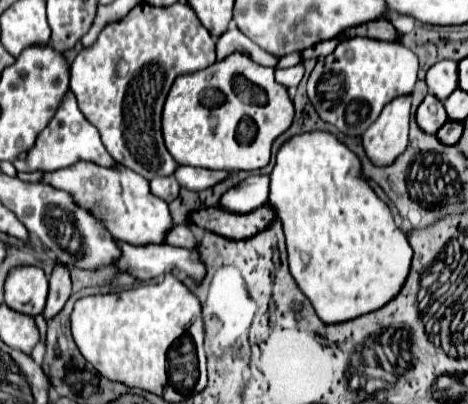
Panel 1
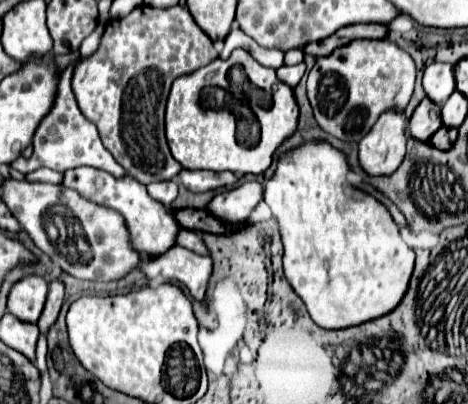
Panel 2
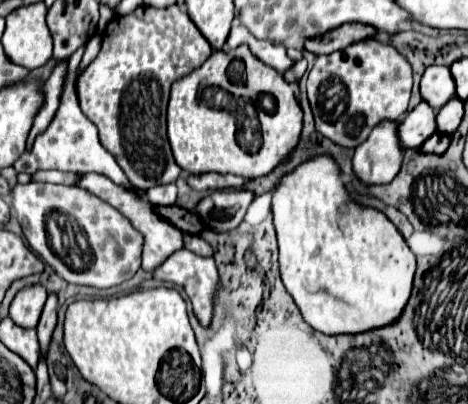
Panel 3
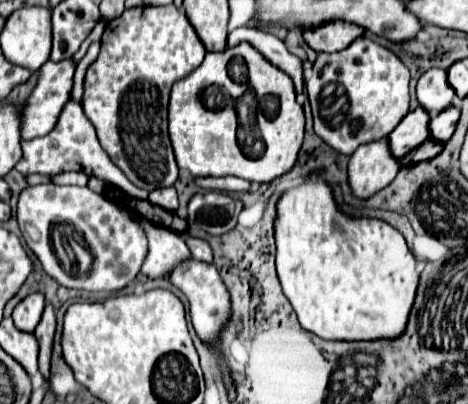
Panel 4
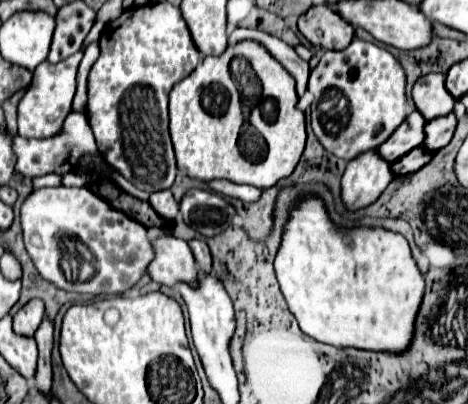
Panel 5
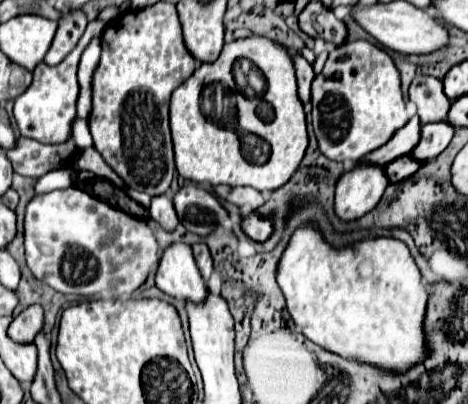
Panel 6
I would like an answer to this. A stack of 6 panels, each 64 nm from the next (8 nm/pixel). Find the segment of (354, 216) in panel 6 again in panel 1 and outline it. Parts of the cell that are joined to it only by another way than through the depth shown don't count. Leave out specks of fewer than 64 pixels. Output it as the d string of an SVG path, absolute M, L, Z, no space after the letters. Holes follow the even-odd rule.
M400 96L384 106L378 120L364 132L362 146L374 166L388 166L396 162L408 144L410 124L410 96Z

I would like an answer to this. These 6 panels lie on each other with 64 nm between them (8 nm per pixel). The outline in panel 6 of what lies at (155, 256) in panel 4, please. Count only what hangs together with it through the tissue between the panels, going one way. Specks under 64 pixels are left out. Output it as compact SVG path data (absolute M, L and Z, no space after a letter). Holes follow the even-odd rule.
M172 244L162 252L156 272L156 286L184 304L202 304L206 300L206 282L202 280L198 266L188 244Z

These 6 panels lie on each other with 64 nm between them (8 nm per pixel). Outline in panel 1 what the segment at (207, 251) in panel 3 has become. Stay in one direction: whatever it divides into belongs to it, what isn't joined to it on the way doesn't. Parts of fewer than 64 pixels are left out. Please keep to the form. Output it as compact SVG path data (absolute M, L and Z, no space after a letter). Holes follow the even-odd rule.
M174 226L174 228L168 232L166 242L172 244L172 246L188 248L188 250L196 250L196 248L198 248L198 240L196 240L196 236L192 234L192 230L190 230L188 226Z

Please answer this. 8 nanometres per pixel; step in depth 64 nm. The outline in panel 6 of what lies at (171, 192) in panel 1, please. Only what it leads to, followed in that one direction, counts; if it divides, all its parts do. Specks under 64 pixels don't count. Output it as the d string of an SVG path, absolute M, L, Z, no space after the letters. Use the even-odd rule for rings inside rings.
M166 194L152 198L150 216L152 216L152 220L156 220L166 232L172 232L172 230L178 226L178 216L176 216L176 212L174 212L172 200L170 200Z

